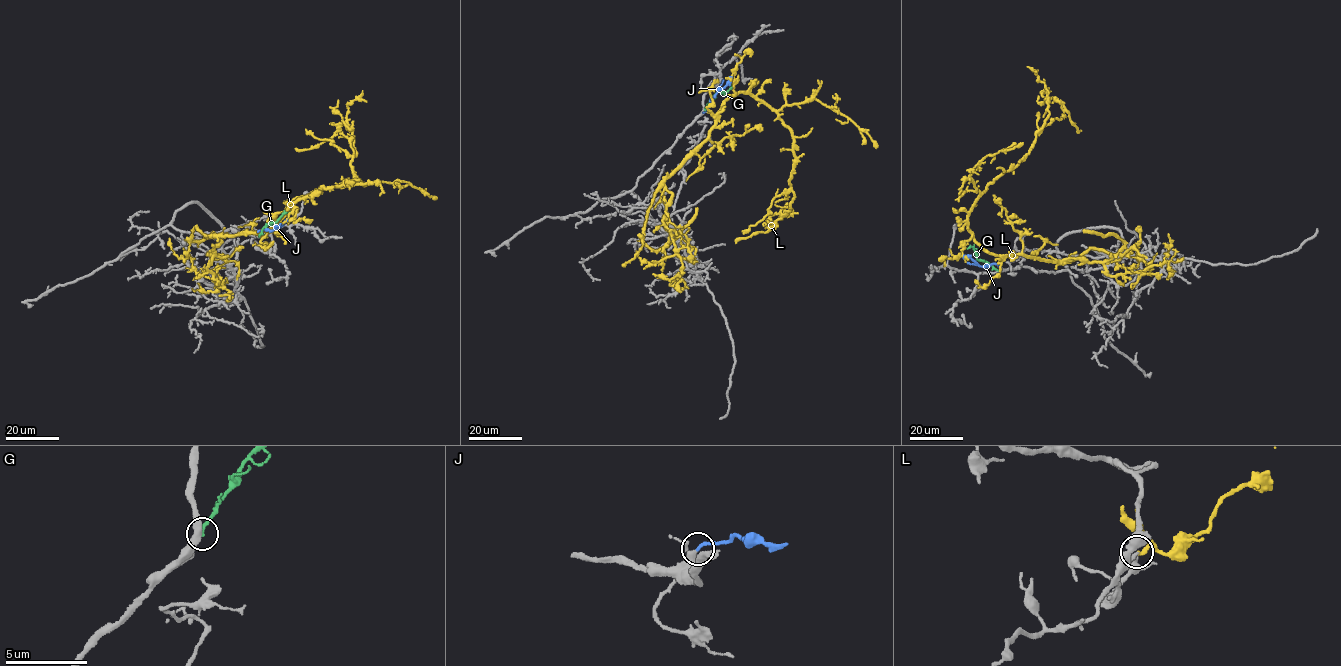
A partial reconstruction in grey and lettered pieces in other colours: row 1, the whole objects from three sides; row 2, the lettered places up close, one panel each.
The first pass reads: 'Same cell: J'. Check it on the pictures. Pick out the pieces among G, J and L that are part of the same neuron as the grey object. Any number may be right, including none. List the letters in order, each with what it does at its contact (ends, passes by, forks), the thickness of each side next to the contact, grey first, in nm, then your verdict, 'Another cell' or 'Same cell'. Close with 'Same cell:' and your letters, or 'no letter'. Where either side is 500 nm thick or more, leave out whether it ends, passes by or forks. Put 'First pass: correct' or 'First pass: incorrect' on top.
First pass: correct
G: It ends there. Thickness 400 nm (grey) against 190 nm. Another cell
J: It ends there. Thickness 440 nm (grey) against 200 nm. Same cell
L: It ends there. Thickness 240 nm (grey) against 220 nm. Another cell
Same cell: J

